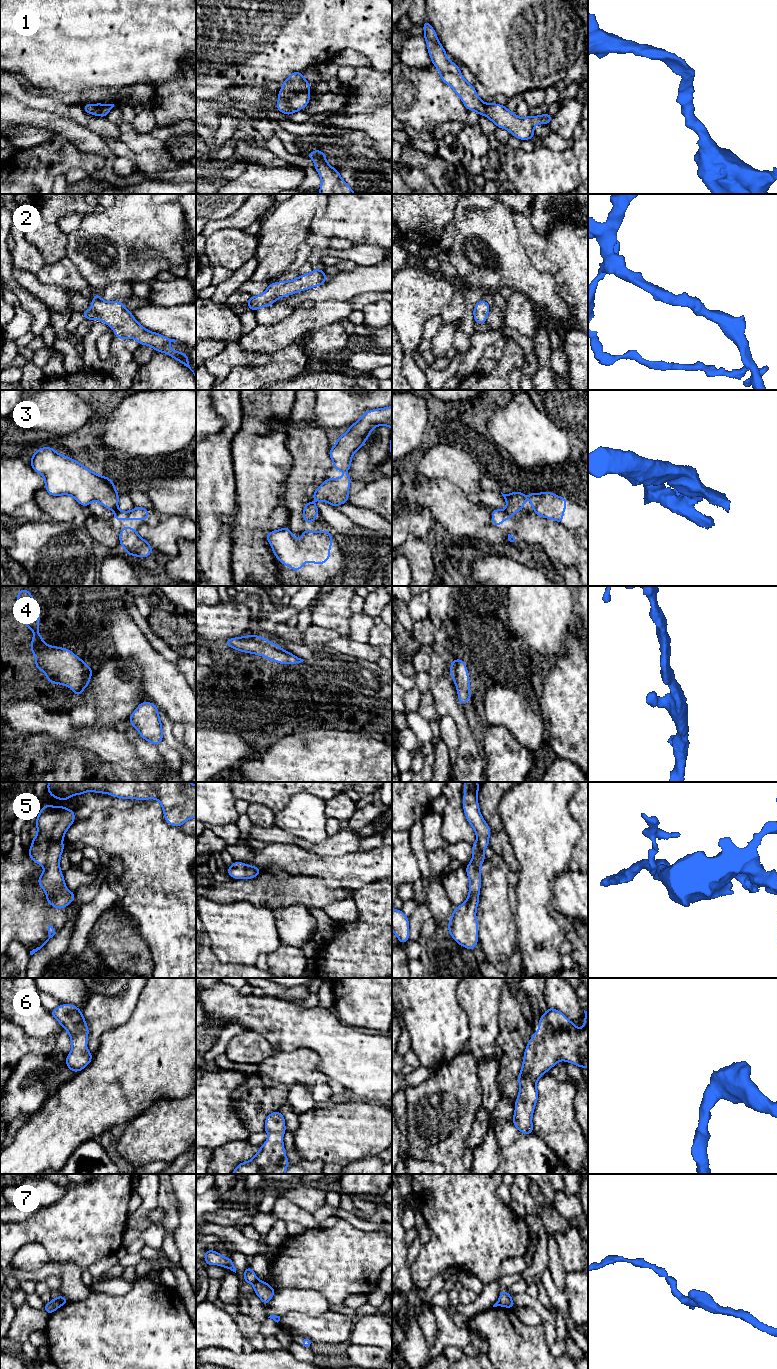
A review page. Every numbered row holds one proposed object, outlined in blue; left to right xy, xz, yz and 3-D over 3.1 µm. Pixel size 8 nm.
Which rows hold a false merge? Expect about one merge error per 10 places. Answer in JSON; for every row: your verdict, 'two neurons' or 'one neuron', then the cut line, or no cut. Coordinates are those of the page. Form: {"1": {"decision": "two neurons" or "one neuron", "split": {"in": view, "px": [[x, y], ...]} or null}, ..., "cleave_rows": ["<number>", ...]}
{"1": {"decision": "one neuron", "split": null}, "2": {"decision": "one neuron", "split": null}, "3": {"decision": "two neurons", "split": {"in": "yz", "px": [[505, 510], [509, 514]]}}, "4": {"decision": "one neuron", "split": null}, "5": {"decision": "one neuron", "split": null}, "6": {"decision": "one neuron", "split": null}, "7": {"decision": "two neurons", "split": {"in": "xy", "px": [[57, 1298], [61, 1305]]}}, "cleave_rows": ["3", "7"]}

